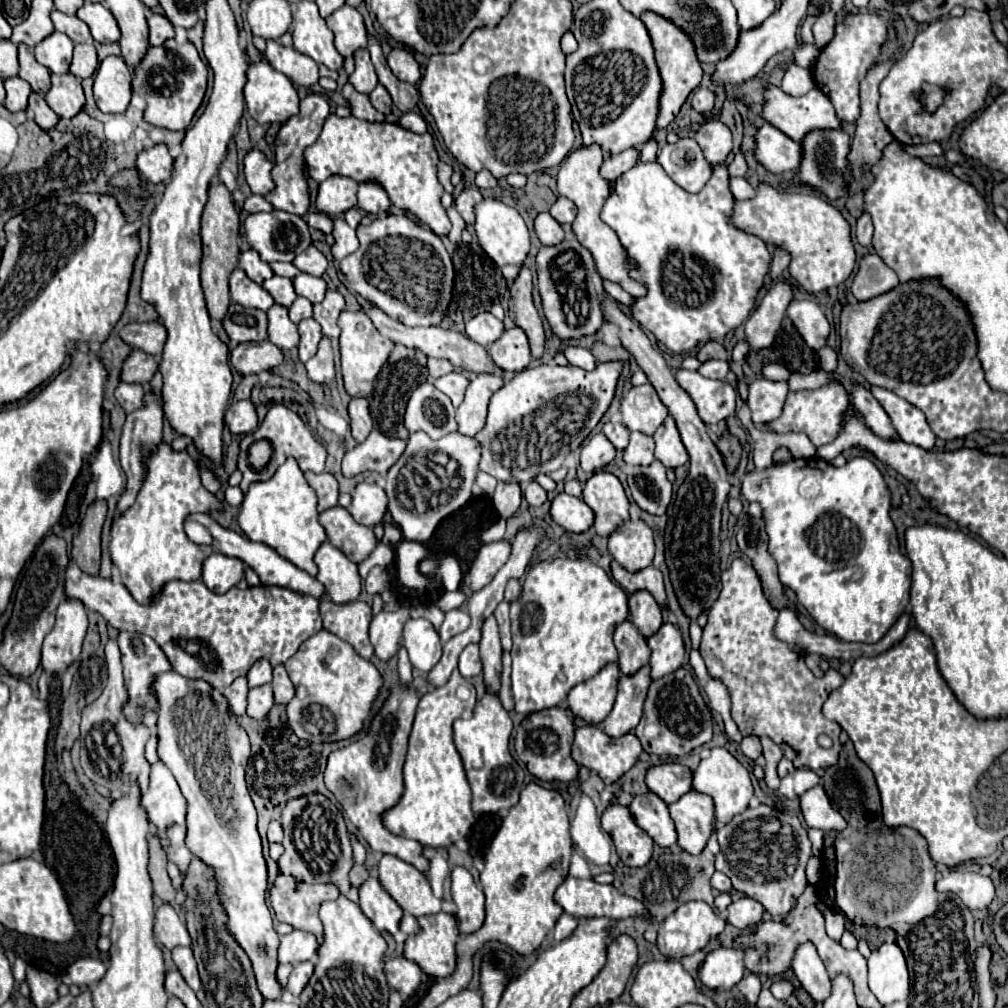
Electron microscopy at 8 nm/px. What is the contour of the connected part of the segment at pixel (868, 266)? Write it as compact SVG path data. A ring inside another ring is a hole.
M867 253L859 261L859 269L853 279L851 291L855 299L867 301L875 295L881 295L893 289L893 285L897 283L899 283L897 273L891 267L887 267L885 261L877 253Z

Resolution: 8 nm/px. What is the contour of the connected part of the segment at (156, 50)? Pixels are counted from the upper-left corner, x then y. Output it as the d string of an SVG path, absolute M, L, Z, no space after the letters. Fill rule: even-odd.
M175 39L165 45L149 47L145 59L133 71L133 89L145 97L145 121L171 131L187 129L199 105L203 103L207 89L207 65L201 61L193 43L177 43Z

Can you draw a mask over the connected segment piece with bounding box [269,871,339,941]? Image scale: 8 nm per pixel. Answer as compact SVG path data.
M281 871L277 873L277 879L269 889L269 899L271 899L271 907L275 911L275 917L281 923L289 923L295 929L303 929L303 931L317 935L319 941L321 941L321 933L323 933L323 925L319 925L319 915L317 915L319 905L323 901L337 899L337 897L339 897L339 887L333 885L333 883L311 885L311 883L305 883L305 881L297 881L293 875L285 875Z

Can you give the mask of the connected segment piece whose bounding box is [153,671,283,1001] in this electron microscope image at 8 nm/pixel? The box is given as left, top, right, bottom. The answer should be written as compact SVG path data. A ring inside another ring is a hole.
M167 671L157 677L153 691L161 705L157 711L157 753L175 775L189 803L187 847L207 865L213 865L229 915L229 931L249 955L261 995L277 1001L283 995L275 975L279 935L265 905L267 865L257 833L257 811L245 783L245 767L251 755L249 737L231 717L227 699L205 681Z

